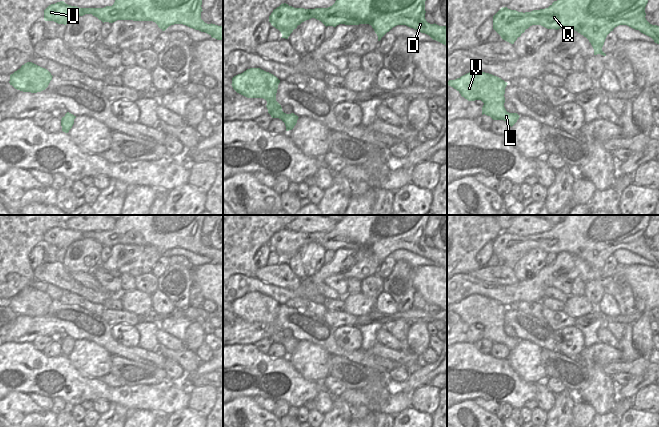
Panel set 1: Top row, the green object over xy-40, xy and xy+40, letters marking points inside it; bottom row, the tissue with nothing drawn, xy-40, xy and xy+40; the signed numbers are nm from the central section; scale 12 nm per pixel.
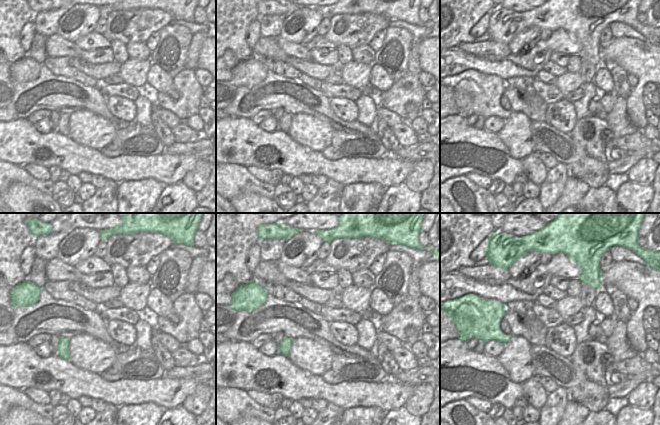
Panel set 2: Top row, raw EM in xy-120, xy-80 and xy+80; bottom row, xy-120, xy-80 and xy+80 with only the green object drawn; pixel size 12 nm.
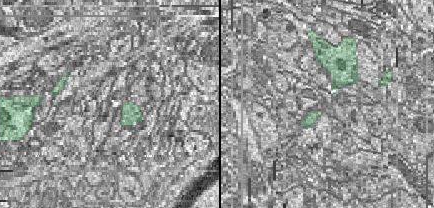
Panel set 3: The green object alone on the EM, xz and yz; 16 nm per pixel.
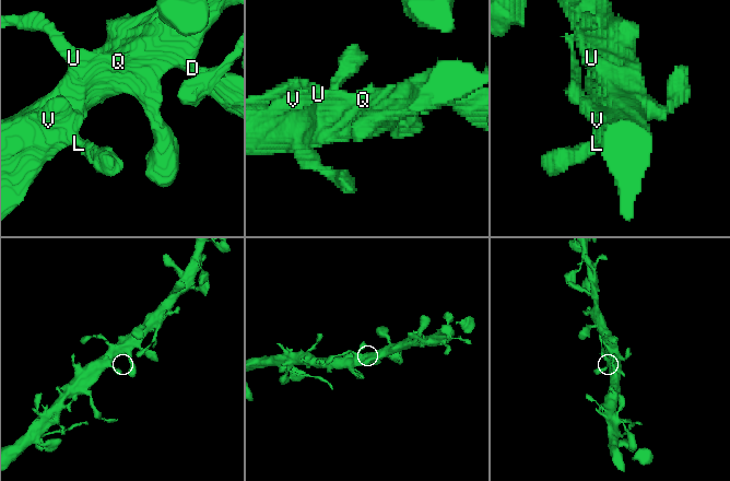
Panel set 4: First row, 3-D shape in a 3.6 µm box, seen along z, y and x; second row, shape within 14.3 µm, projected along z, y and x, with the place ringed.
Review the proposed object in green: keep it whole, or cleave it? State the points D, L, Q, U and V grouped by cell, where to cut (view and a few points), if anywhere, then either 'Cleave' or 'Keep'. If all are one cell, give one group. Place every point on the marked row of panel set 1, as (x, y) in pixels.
Groups: D L Q U V. No split. Keep

